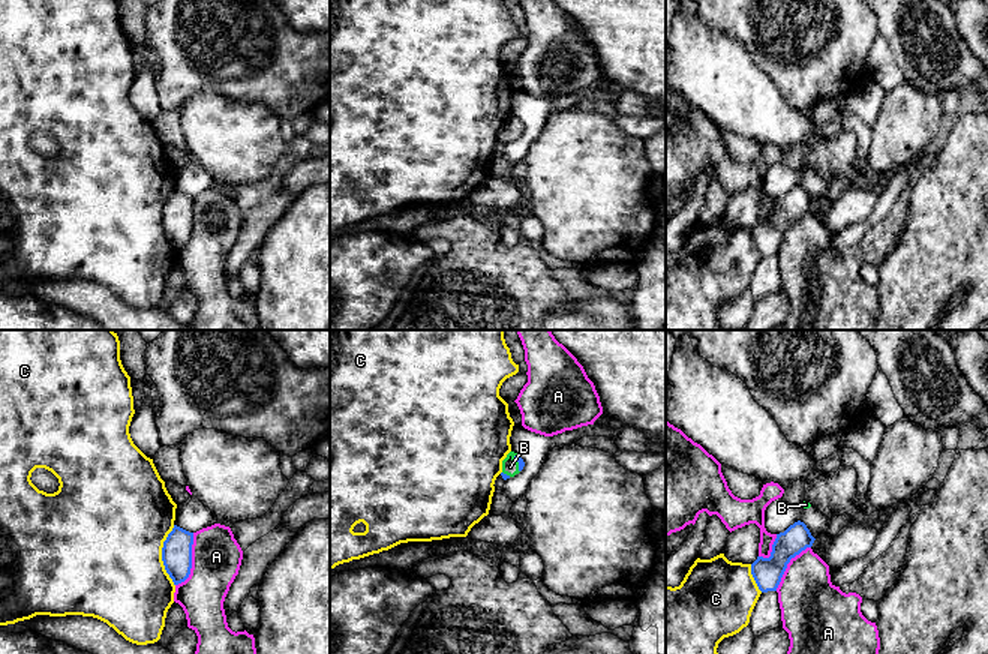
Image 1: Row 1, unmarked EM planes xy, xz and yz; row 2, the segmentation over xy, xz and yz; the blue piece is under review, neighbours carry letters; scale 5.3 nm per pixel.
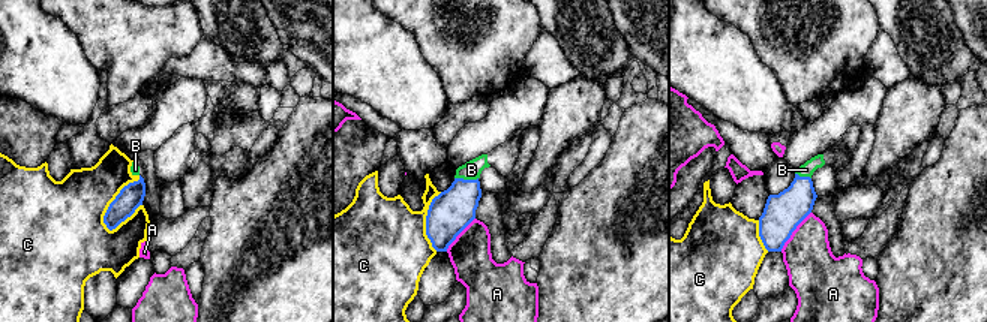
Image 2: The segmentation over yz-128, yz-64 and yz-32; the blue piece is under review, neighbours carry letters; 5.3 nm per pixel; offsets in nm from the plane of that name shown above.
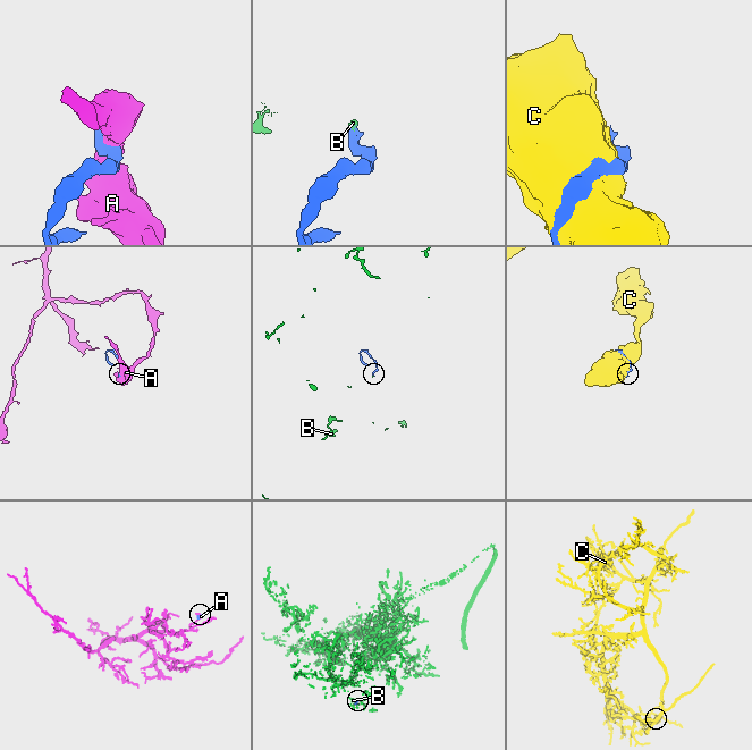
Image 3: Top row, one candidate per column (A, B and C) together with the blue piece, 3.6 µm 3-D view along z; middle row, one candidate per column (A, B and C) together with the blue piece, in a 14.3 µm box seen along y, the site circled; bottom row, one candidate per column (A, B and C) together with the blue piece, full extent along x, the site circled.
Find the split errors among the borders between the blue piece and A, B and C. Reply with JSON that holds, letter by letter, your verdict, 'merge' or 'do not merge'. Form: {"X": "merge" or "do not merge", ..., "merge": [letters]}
{"A": "do not merge", "B": "merge", "C": "do not merge", "merge": ["B"]}

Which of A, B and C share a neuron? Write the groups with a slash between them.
A / B / C

